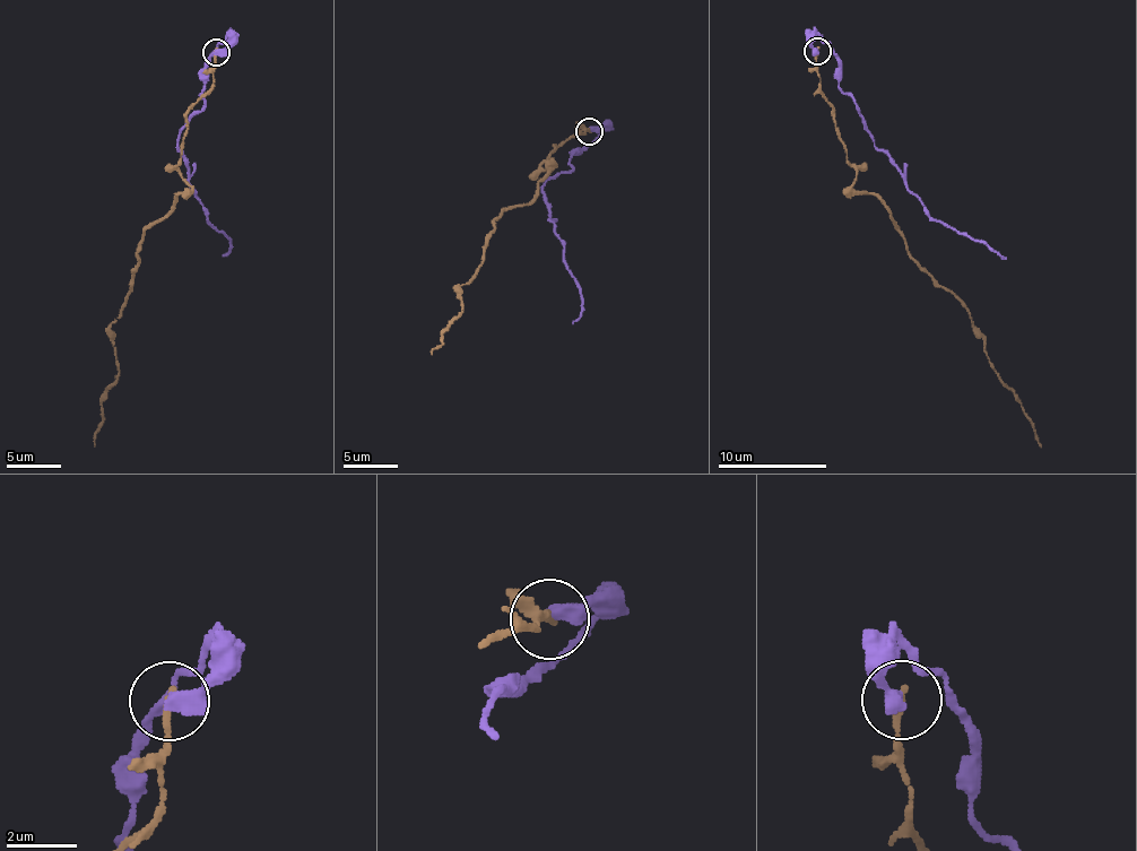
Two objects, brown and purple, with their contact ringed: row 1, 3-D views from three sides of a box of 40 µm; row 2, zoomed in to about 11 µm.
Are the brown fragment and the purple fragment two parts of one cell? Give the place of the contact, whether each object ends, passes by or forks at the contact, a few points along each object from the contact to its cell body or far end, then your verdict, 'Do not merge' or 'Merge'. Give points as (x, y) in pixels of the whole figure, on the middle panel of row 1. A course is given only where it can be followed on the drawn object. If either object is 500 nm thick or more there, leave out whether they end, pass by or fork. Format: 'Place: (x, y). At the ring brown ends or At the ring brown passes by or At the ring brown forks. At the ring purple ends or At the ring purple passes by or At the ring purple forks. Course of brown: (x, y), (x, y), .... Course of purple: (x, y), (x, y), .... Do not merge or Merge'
Place: (589, 131). Course of brown: (589, 131), (555, 146), (539, 194), (495, 219), (485, 261), (458, 286), (460, 314), (432, 354). Course of purple: (589, 131), (606, 129), (575, 152), (572, 167), (543, 184), (548, 218), (580, 289), (582, 314), (573, 323). Do not merge

